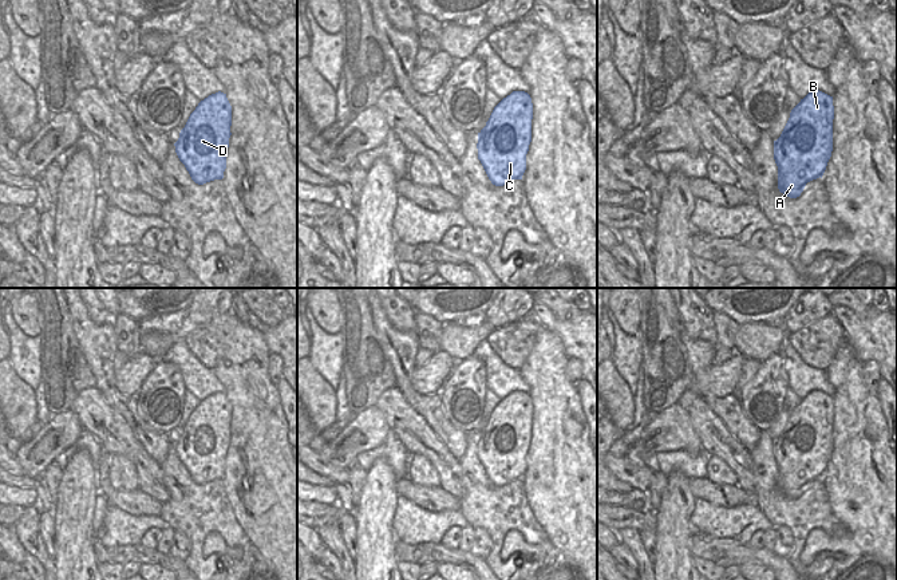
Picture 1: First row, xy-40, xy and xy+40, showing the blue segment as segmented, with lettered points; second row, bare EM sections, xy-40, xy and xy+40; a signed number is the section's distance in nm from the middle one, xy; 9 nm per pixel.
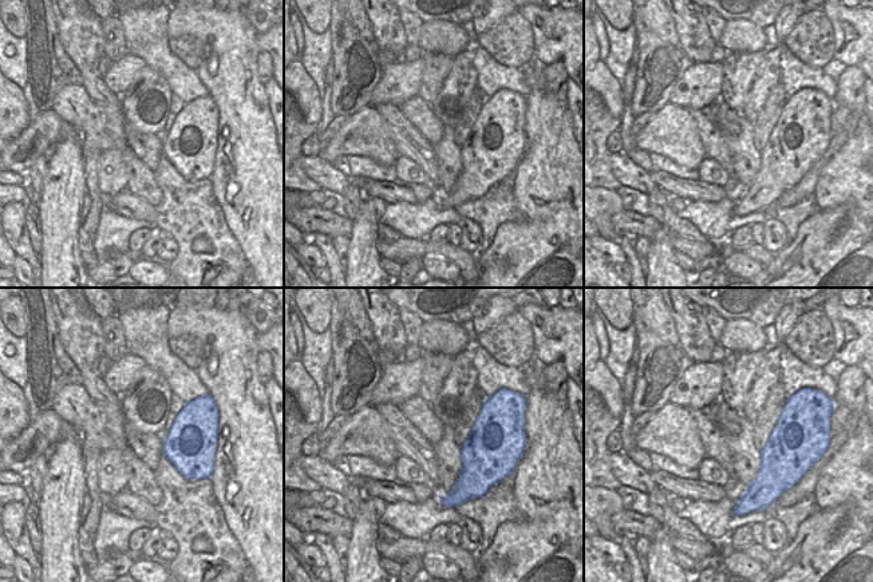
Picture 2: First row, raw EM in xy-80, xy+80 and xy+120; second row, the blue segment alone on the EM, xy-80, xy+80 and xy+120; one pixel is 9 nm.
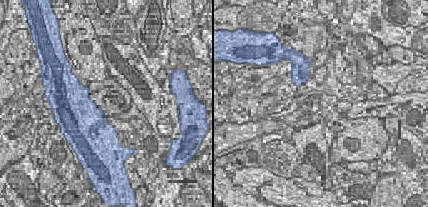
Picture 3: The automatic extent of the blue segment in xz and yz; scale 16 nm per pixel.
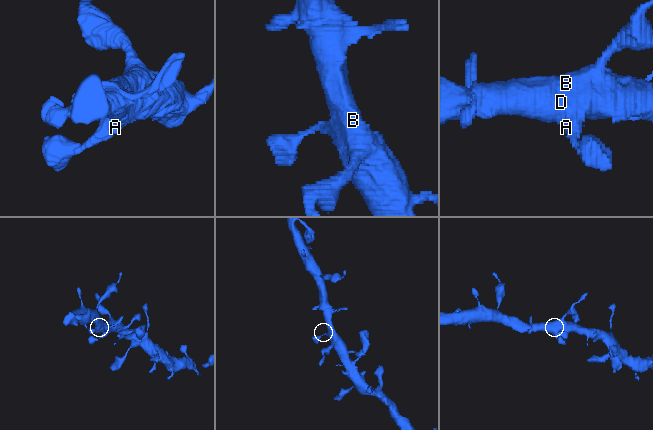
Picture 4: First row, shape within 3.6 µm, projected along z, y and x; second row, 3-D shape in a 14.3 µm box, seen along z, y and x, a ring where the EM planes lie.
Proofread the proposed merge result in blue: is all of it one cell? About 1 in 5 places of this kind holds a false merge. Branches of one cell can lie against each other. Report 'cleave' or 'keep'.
keep

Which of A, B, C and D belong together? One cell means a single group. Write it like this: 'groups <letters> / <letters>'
groups A B C D

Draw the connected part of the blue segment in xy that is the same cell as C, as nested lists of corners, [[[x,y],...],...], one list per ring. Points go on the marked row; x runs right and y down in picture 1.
[[[513,91],[493,110],[478,133],[478,159],[489,179],[503,186],[522,179],[532,142],[533,103],[525,91]]]

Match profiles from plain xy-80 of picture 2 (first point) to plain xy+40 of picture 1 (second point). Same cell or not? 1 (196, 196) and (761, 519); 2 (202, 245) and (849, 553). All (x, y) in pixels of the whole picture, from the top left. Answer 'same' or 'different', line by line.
1: different
2: same

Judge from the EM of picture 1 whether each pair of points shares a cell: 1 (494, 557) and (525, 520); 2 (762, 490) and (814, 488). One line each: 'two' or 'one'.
1: one
2: one

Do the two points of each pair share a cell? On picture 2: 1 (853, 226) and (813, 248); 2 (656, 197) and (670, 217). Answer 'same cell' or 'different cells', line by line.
1: same cell
2: same cell

